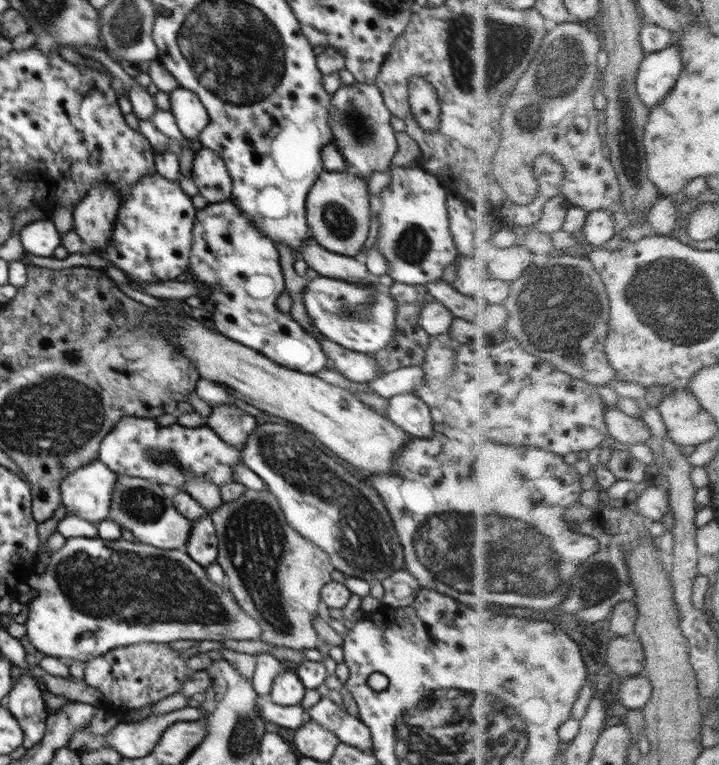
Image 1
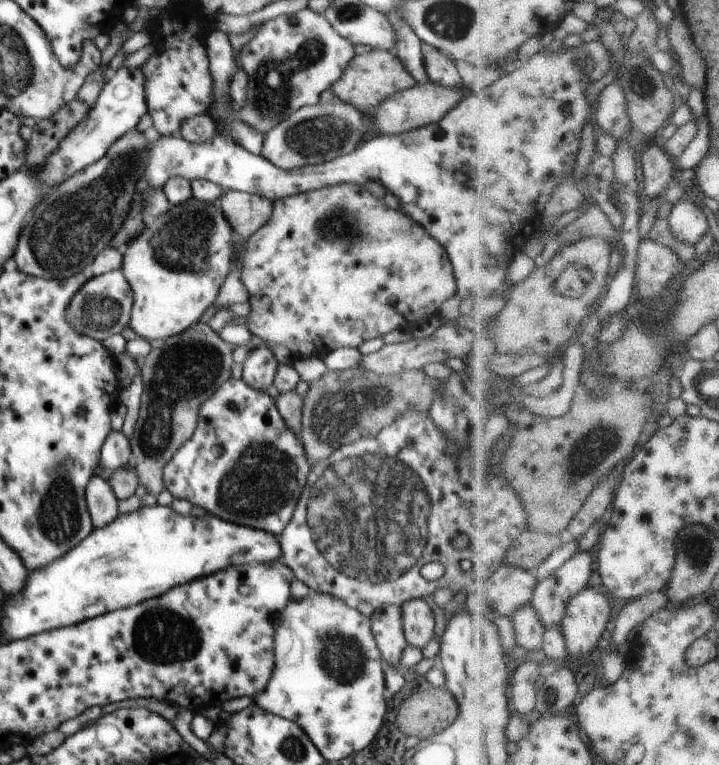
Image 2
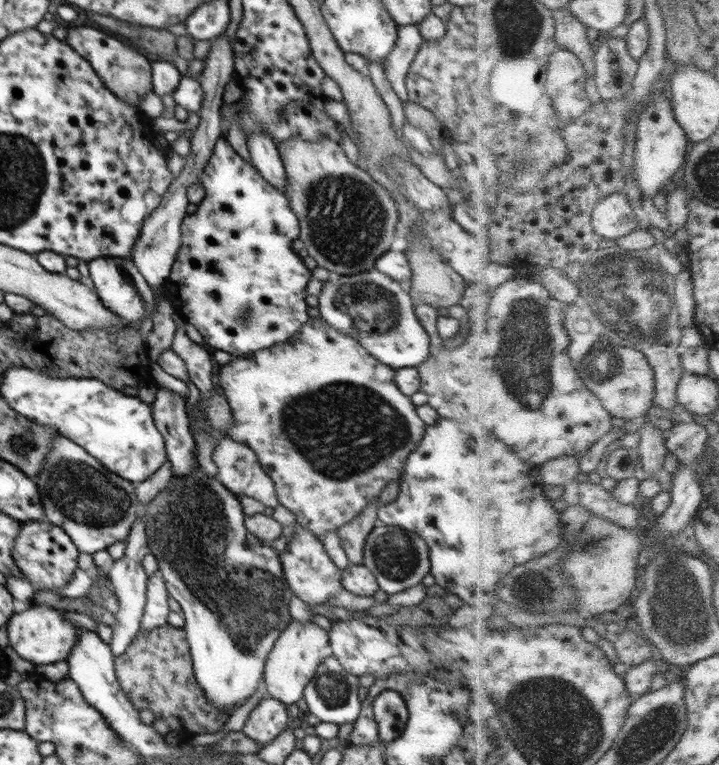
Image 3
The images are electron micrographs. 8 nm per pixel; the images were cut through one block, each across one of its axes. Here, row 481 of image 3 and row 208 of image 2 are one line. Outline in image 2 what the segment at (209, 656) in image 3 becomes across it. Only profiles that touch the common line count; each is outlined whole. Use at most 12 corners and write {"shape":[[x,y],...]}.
{"shape":[[194,197],[143,217],[120,268],[129,327],[182,334],[214,304],[236,251]]}

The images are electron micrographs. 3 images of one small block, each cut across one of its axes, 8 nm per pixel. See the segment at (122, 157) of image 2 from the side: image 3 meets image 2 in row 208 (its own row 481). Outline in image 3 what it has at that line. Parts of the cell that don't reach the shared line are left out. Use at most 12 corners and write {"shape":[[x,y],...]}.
{"shape":[[65,436],[34,481],[81,554],[127,540],[138,483]]}

